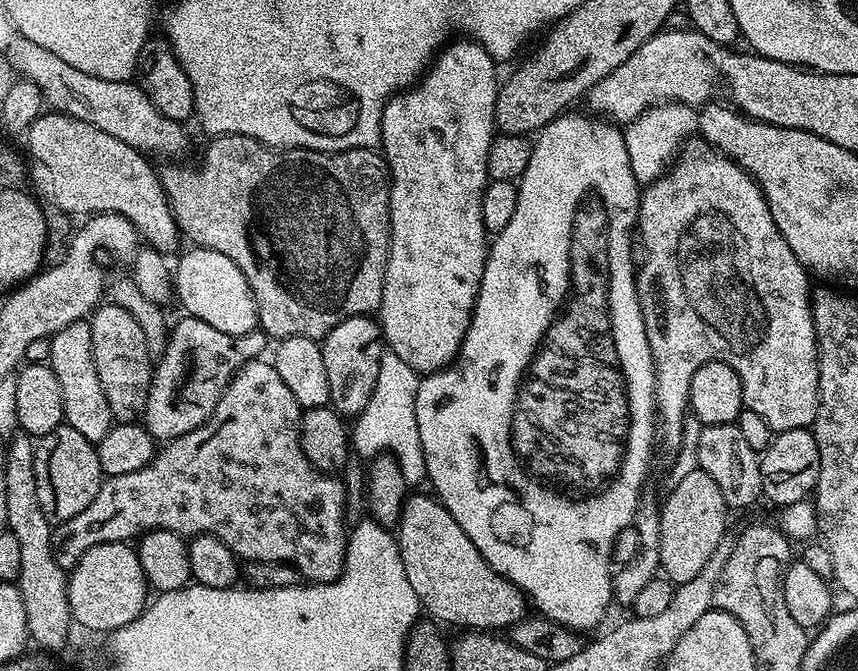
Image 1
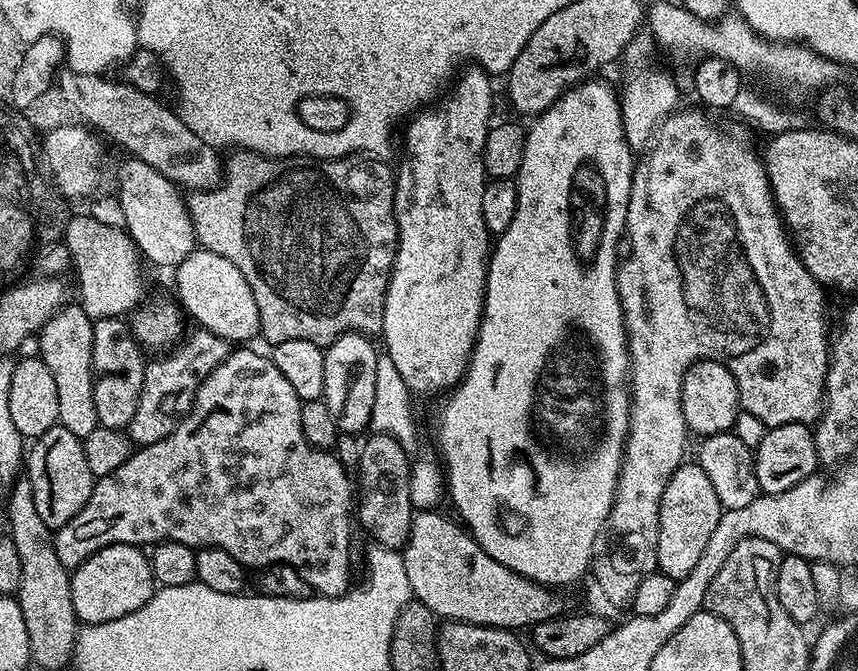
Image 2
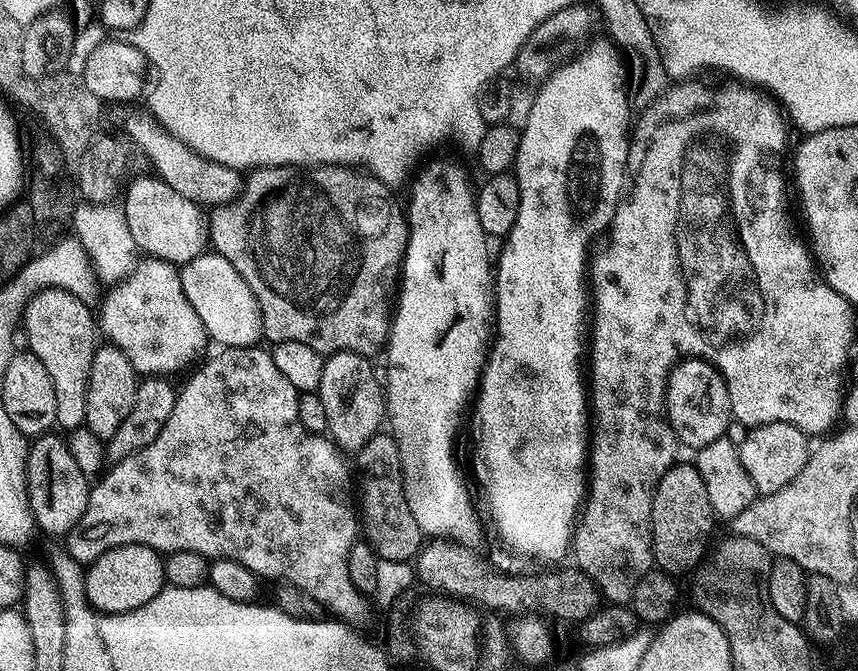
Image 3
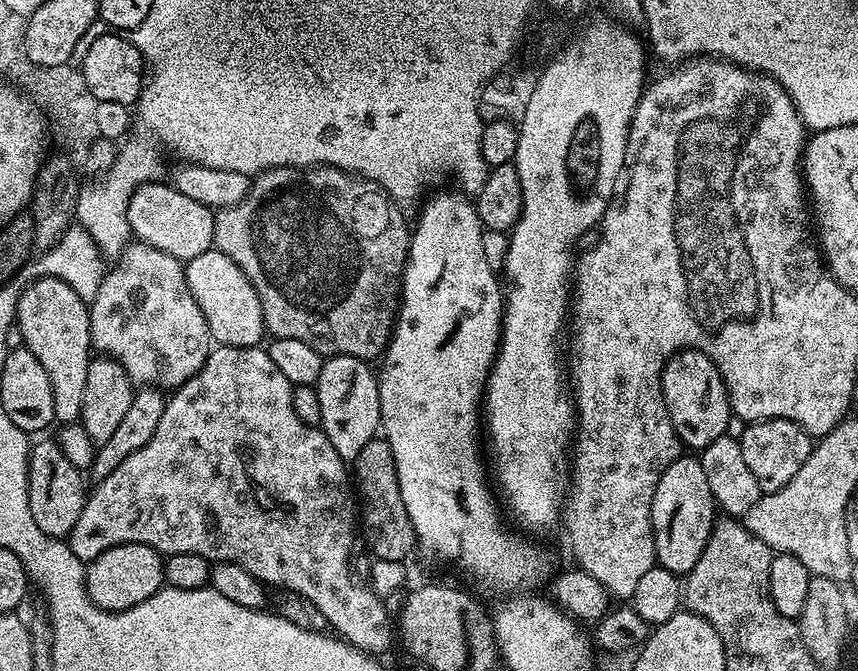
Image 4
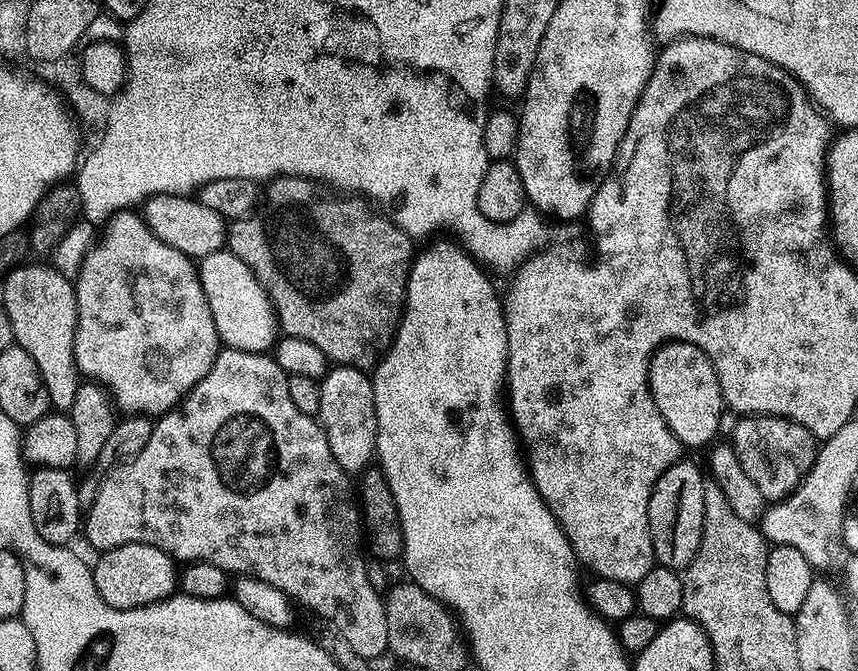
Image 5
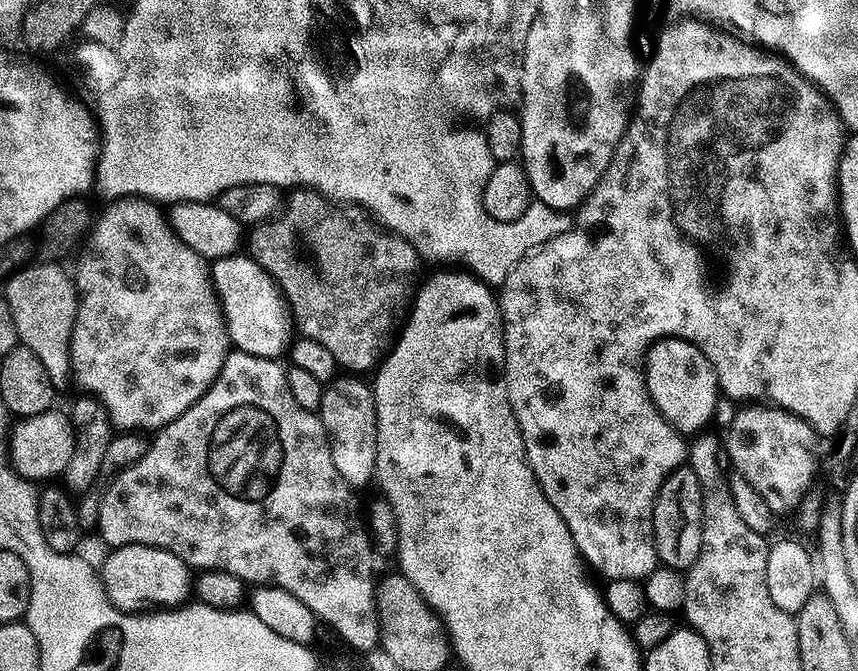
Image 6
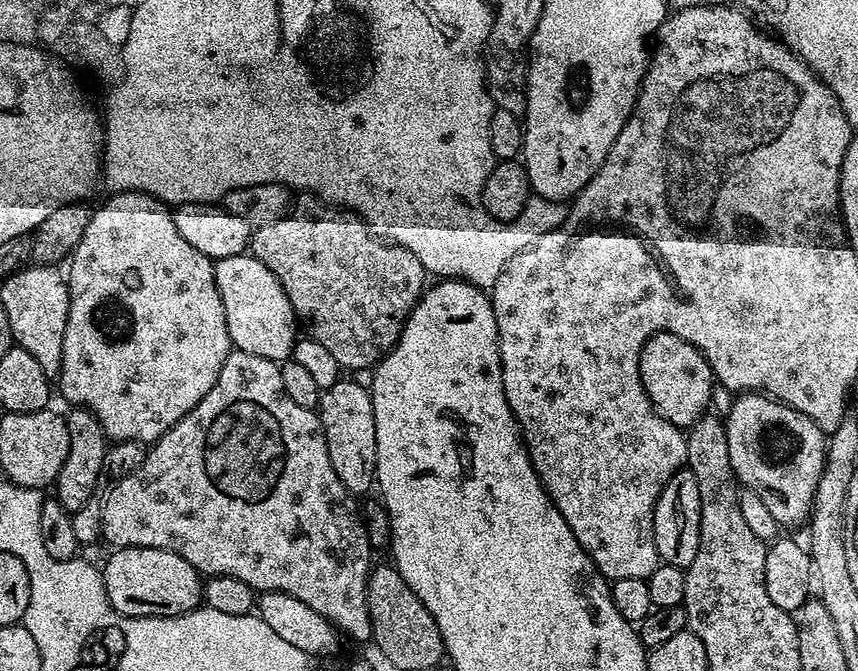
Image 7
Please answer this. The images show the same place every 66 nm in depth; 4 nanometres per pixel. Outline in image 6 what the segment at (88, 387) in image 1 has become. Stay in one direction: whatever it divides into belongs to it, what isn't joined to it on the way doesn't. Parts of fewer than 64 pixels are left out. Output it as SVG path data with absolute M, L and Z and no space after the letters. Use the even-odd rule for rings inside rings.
M29 263L12 273L3 285L2 298L10 306L10 318L14 318L16 339L21 345L34 350L38 362L50 378L53 389L64 388L73 379L70 342L76 321L78 297L73 277L68 276L56 264Z

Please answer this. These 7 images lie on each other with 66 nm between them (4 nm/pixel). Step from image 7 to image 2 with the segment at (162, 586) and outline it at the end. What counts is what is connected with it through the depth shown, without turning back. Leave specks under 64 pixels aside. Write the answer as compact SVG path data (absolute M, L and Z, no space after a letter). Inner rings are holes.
M115 544L98 550L79 564L71 577L72 601L81 625L101 624L134 614L134 610L150 602L158 587L149 553L135 544Z

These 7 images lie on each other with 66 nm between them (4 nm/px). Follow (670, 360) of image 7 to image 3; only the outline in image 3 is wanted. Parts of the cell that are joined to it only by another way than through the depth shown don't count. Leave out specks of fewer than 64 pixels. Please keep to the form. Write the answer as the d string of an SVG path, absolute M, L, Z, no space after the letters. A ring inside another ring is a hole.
M684 358L674 365L668 375L665 389L666 420L676 433L675 439L681 445L689 444L692 450L699 450L715 440L725 439L728 423L733 423L732 399L728 393L728 381L716 369L715 364L699 358Z

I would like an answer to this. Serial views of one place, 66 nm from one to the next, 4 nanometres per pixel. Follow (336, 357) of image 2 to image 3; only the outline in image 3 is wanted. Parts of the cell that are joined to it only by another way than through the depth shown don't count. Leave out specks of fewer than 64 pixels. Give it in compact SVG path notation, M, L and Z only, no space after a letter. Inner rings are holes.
M334 352L324 361L318 391L326 409L327 435L345 453L358 453L372 435L381 431L380 423L386 420L386 392L381 377L379 380L372 369L372 363L369 357L358 352Z

